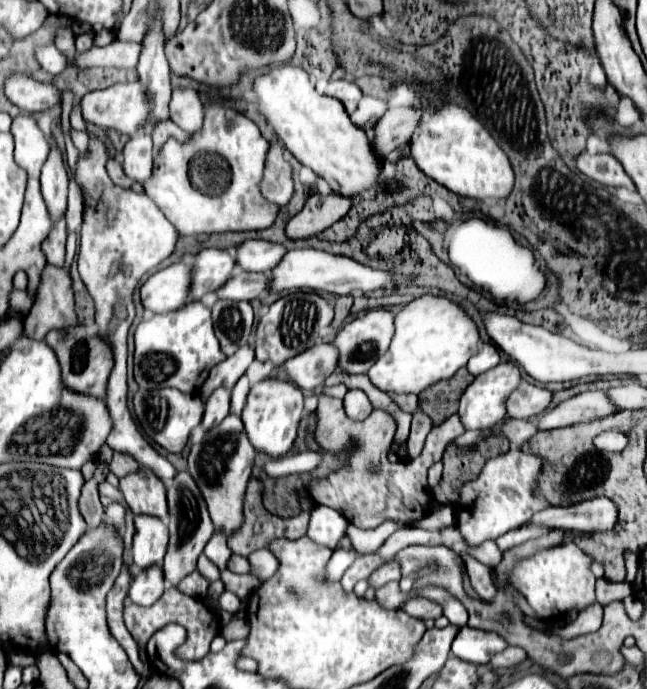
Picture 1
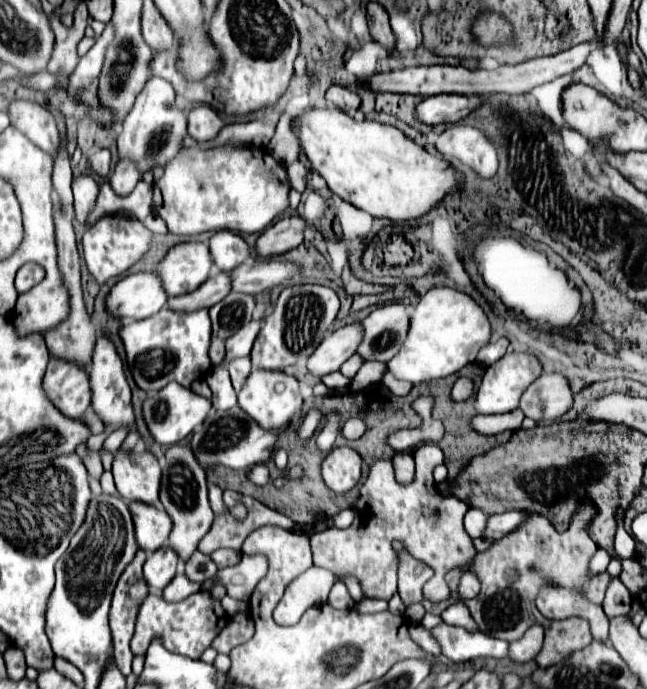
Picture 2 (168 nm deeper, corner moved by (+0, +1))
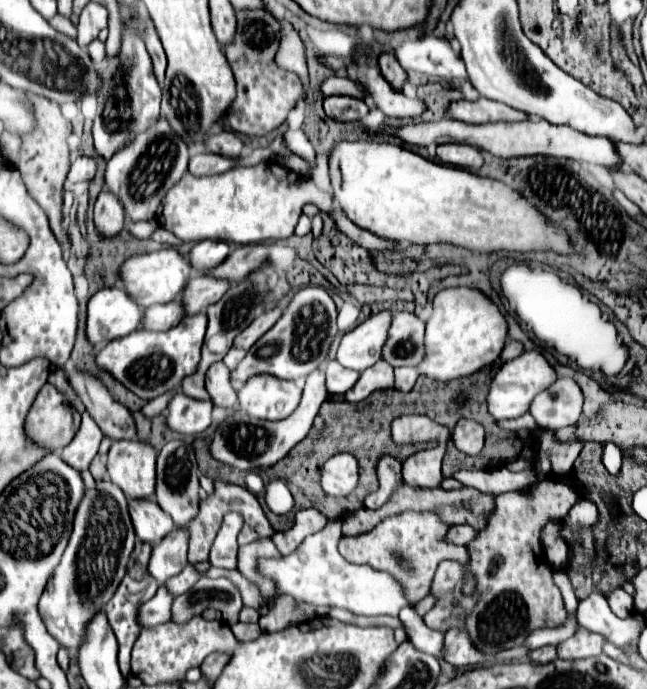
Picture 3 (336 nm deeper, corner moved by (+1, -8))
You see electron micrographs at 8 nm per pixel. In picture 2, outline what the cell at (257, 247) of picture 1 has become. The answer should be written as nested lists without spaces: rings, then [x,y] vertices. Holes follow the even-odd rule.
[[[231,231],[215,233],[209,241],[209,247],[215,265],[227,273],[251,257],[251,247],[245,243],[245,239]]]

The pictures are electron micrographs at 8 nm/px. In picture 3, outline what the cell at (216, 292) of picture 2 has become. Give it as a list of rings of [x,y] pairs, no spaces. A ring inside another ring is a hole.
[[[174,300],[174,302],[168,302],[168,304],[158,304],[158,306],[146,308],[140,328],[142,330],[164,332],[164,330],[174,328],[182,318],[184,318],[182,304],[178,300]]]

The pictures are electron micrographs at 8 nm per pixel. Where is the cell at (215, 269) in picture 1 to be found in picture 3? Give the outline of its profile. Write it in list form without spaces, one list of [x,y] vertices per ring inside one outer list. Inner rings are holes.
[[[174,248],[132,254],[130,258],[126,258],[122,262],[120,268],[122,270],[118,272],[118,276],[120,276],[122,284],[124,284],[126,294],[140,308],[148,308],[148,306],[154,306],[154,304],[164,304],[164,302],[170,302],[176,296],[180,296],[184,286],[186,286],[188,272],[190,272],[190,264]]]

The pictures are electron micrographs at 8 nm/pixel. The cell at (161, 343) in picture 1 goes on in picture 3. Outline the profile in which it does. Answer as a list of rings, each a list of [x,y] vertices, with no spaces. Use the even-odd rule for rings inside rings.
[[[206,314],[184,316],[182,322],[166,332],[144,332],[136,330],[124,338],[108,342],[96,354],[96,366],[112,374],[120,384],[124,384],[138,398],[152,400],[168,390],[178,388],[178,384],[194,374],[200,362],[200,348],[206,332]]]

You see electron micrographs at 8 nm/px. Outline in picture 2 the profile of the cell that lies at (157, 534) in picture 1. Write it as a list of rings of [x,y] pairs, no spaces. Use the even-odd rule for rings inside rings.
[[[129,505],[133,523],[135,523],[135,539],[139,549],[145,553],[153,553],[167,543],[171,533],[171,517],[161,507],[153,505]]]

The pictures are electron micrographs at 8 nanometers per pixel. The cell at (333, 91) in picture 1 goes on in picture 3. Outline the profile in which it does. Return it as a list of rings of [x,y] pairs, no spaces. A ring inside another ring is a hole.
[[[330,96],[324,100],[324,112],[332,120],[338,122],[358,122],[368,114],[368,106],[364,100],[350,96]]]

